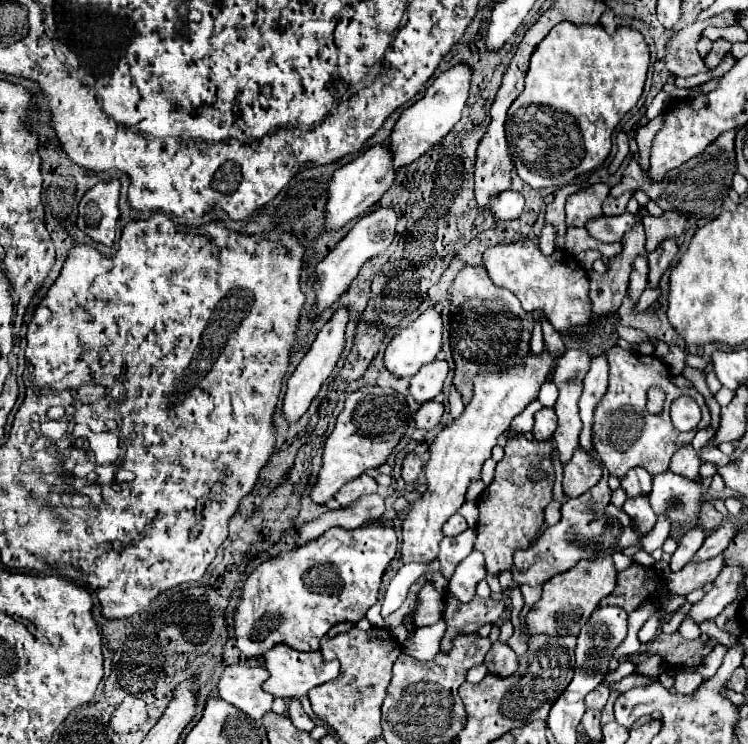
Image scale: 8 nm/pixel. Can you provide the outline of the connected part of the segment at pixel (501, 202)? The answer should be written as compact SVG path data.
M504 191L498 197L494 197L494 203L490 205L490 211L498 219L518 219L524 209L524 197L518 191Z

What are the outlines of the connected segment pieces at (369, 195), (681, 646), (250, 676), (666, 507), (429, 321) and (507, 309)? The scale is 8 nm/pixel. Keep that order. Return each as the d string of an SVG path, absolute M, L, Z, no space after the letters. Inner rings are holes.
M376 145L368 149L364 155L358 159L342 165L340 169L334 171L328 187L328 199L326 199L326 223L324 227L328 231L338 231L342 229L350 219L362 217L368 213L368 209L380 201L380 197L388 191L392 181L396 179L396 169L392 167L392 157L386 145Z
M658 633L656 639L652 643L648 643L648 653L642 653L642 655L630 655L632 657L632 663L634 665L640 665L650 653L660 653L664 657L664 663L666 665L684 665L684 661L696 653L700 653L702 657L706 657L712 647L716 643L710 641L708 645L702 645L700 639L696 641L686 641L680 637L680 633L672 633L672 635L664 635L664 633Z
M228 665L218 681L218 695L248 717L262 719L274 701L274 697L262 689L264 679L268 679L268 671L264 667Z
M666 471L662 475L654 475L650 505L656 513L664 513L674 523L686 525L696 519L700 505L706 499L706 487L710 487L710 479L694 483L692 479Z
M432 307L424 311L414 323L406 329L400 329L384 351L384 367L394 373L396 377L412 377L420 369L420 365L434 361L442 347L442 315Z
M466 265L448 289L450 301L450 347L454 357L452 383L462 393L464 403L472 397L472 379L484 371L506 371L516 365L516 355L528 353L528 339L534 321L540 321L540 313L526 313L520 307L518 297L508 289L496 287L482 265Z

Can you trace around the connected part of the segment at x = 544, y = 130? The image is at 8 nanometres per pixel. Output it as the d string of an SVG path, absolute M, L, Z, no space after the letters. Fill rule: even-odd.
M558 23L536 47L526 73L526 87L506 119L506 139L520 179L534 189L562 187L600 167L610 153L612 131L642 95L648 65L648 45L642 33L632 27L618 27L608 35L598 23ZM560 135L568 139L574 135L574 141L564 141L570 149L554 145L556 139L562 139Z

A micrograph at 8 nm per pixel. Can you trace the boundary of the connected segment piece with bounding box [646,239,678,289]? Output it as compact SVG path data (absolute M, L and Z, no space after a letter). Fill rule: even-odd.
M666 239L656 251L652 251L652 253L646 255L648 267L650 267L650 273L648 273L648 285L650 285L650 289L658 287L662 273L668 269L668 265L674 259L676 253L678 253L676 239Z

